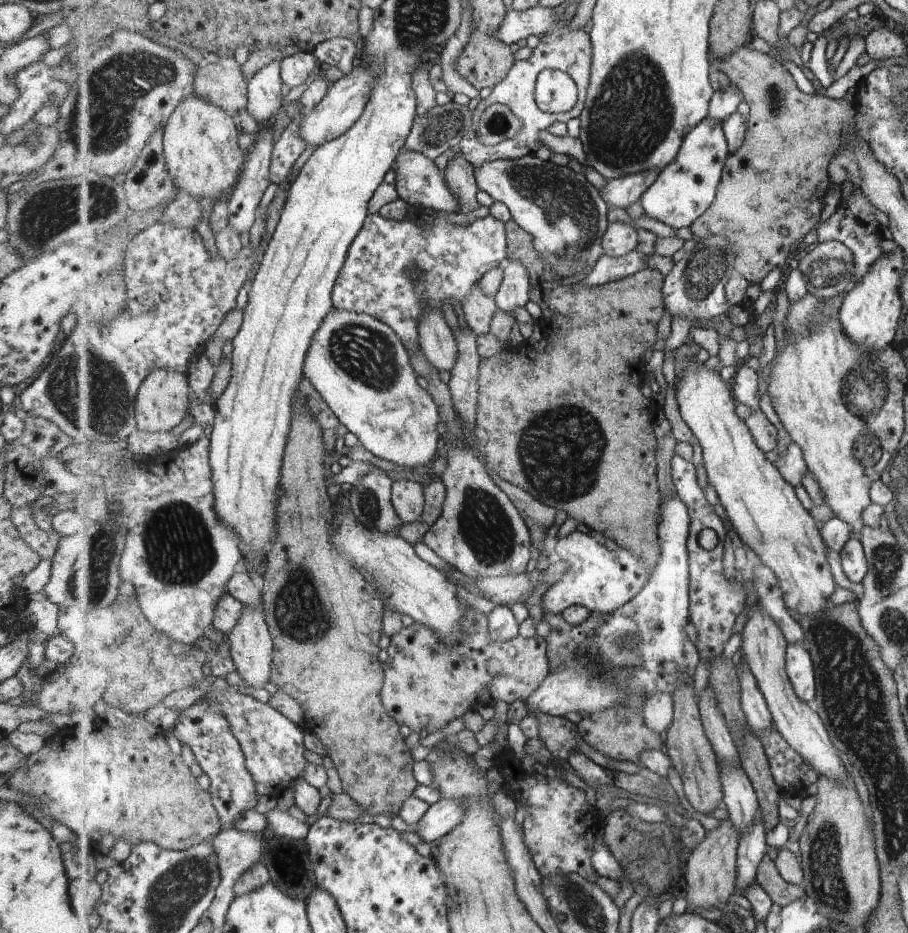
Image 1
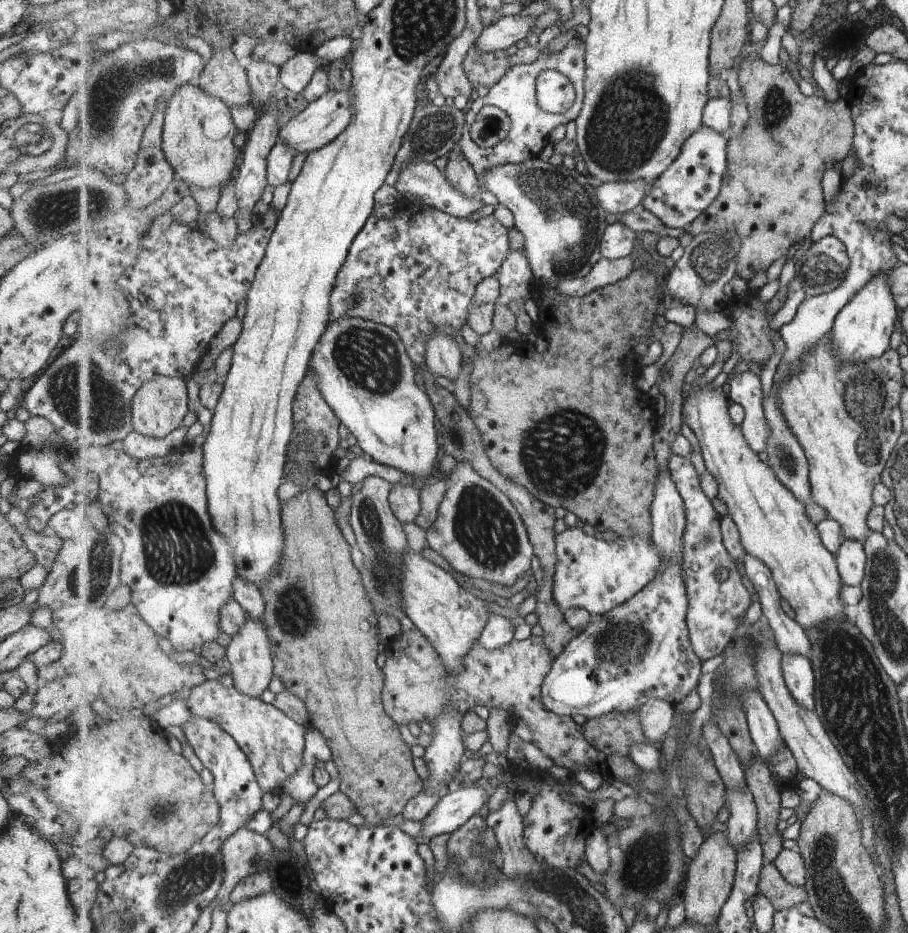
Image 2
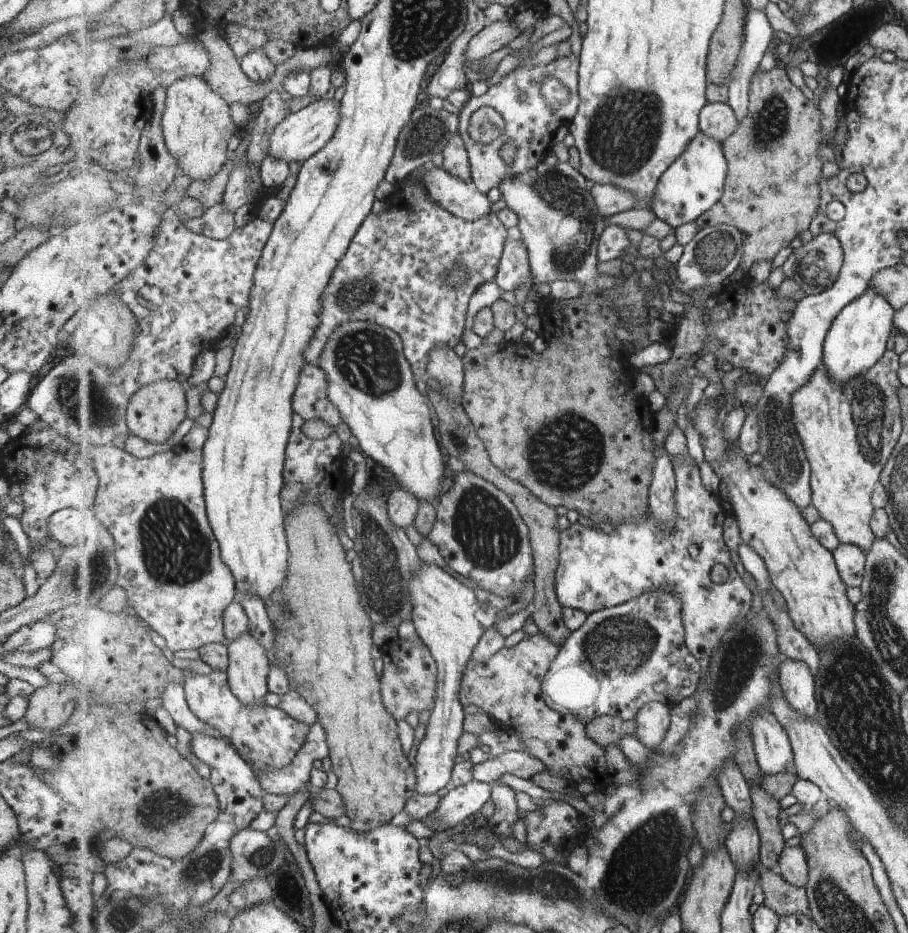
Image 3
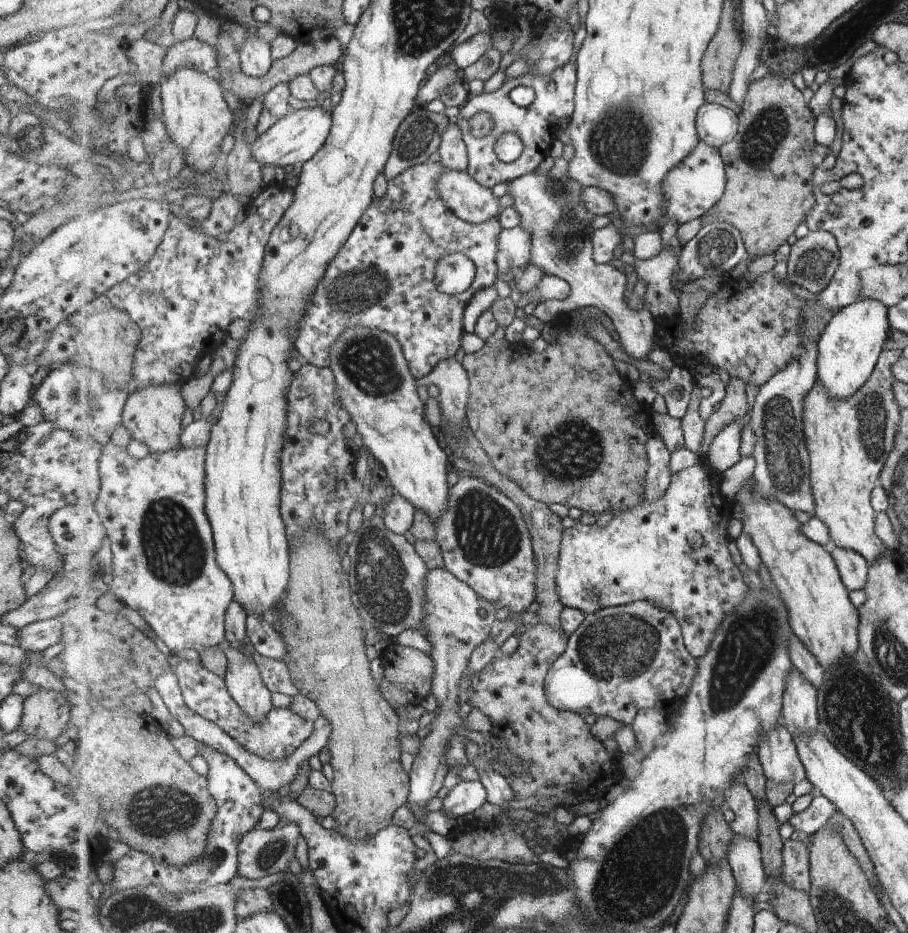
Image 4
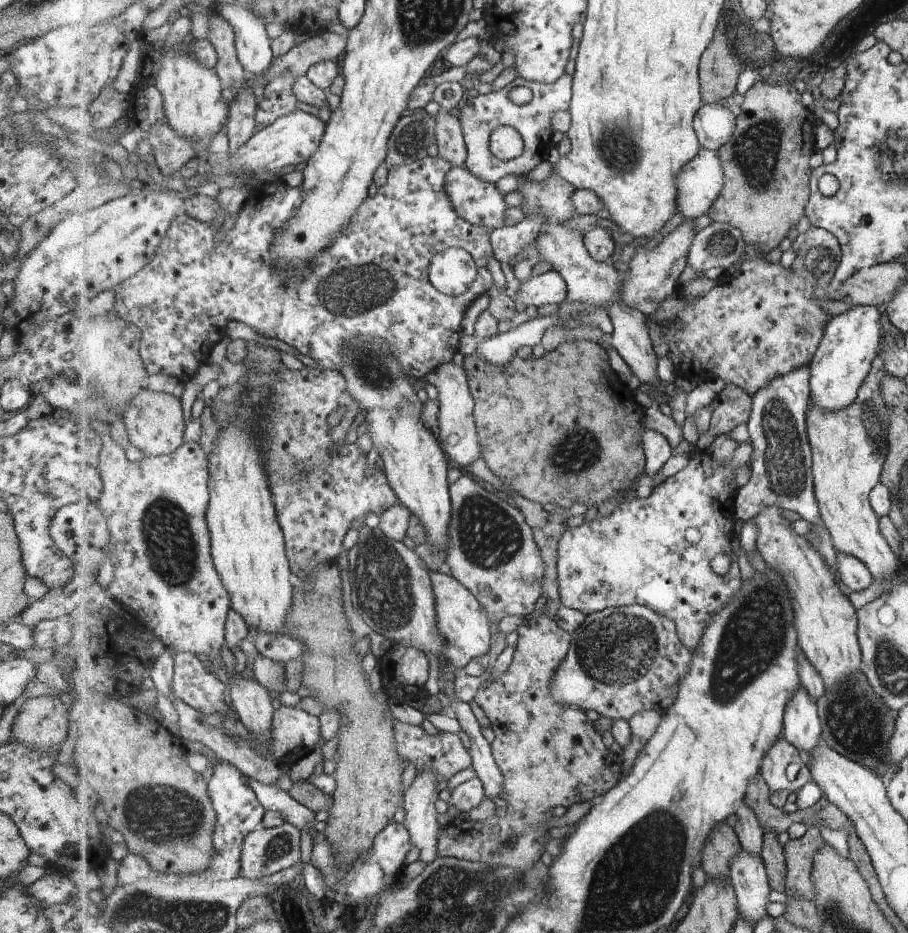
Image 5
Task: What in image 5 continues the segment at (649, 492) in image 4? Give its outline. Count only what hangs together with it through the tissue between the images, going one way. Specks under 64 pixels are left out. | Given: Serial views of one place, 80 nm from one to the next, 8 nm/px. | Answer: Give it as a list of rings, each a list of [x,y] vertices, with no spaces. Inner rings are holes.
[[[647,429],[644,434],[644,451],[646,456],[646,481],[650,483],[657,476],[665,463],[672,457],[671,443],[663,433]]]

